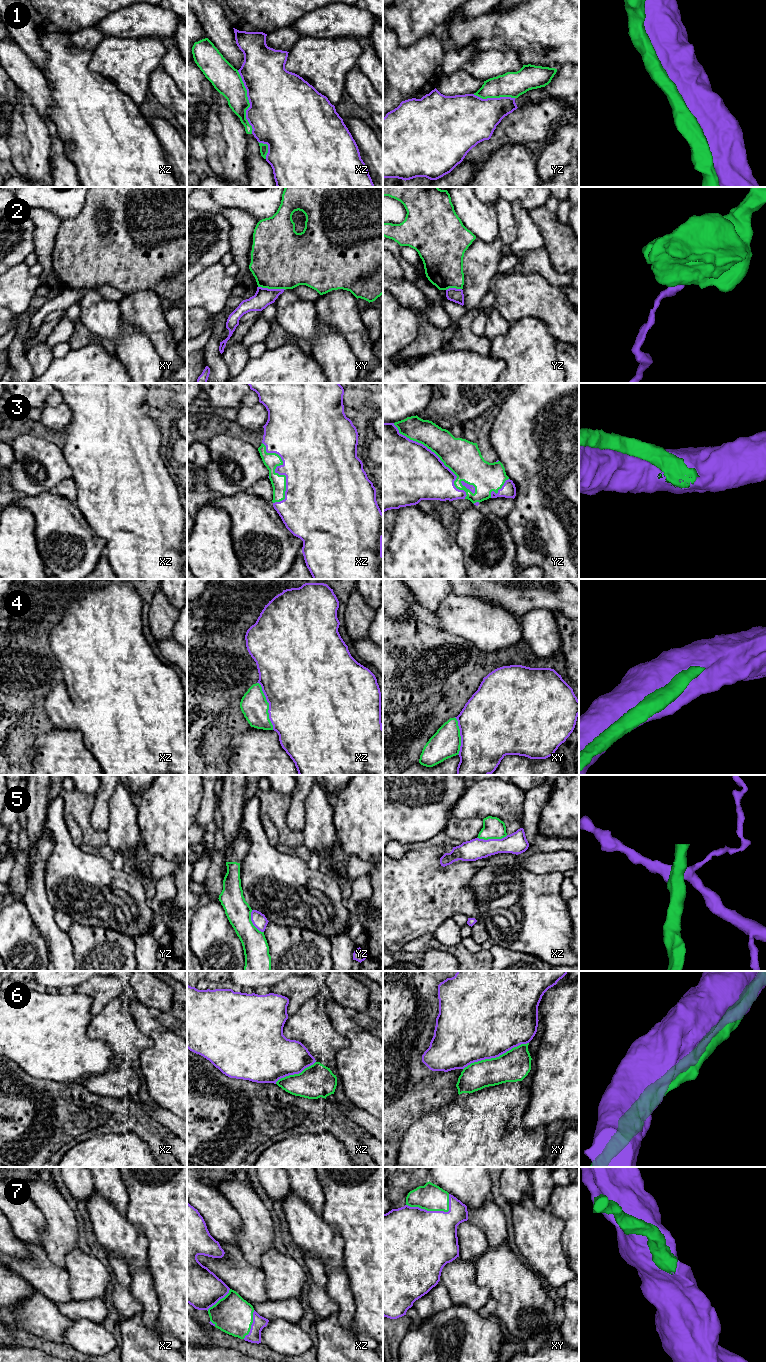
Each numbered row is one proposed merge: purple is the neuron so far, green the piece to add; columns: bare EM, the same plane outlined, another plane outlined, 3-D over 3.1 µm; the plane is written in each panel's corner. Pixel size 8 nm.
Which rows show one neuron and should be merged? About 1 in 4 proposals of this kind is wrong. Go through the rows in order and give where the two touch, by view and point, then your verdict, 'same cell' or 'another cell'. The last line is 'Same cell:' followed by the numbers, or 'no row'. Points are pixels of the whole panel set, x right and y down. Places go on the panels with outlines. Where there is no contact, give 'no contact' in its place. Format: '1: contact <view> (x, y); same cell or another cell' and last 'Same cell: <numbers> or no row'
1: contact xz (249, 102); same cell
2: contact xy (272, 289); another cell
3: contact yz (437, 456); same cell
4: contact xz (269, 706); same cell
5: contact xz (492, 839); another cell
6: contact xy (495, 1057); same cell
7: contact xy (435, 1211); same cell
Same cell: 1, 3, 4, 6, 7

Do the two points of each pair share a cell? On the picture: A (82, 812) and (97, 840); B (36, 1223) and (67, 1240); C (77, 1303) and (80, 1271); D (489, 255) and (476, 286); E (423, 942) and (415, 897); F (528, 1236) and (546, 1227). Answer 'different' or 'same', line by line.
A: same
B: different
C: same
D: same
E: different
F: same

